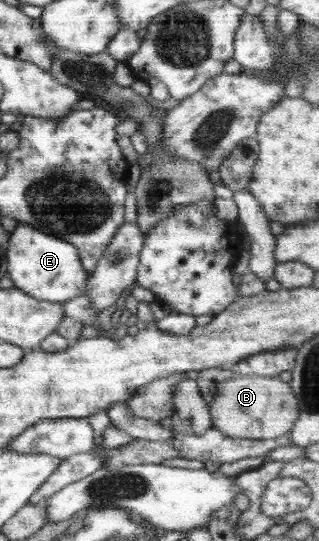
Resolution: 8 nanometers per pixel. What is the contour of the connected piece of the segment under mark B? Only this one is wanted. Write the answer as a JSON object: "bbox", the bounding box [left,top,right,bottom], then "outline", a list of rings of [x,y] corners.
{"bbox":[211,375,299,440],"outline":[[[239,375],[219,383],[217,394],[211,396],[212,428],[233,438],[265,440],[287,435],[299,418],[299,412],[290,384],[278,376]]]}

